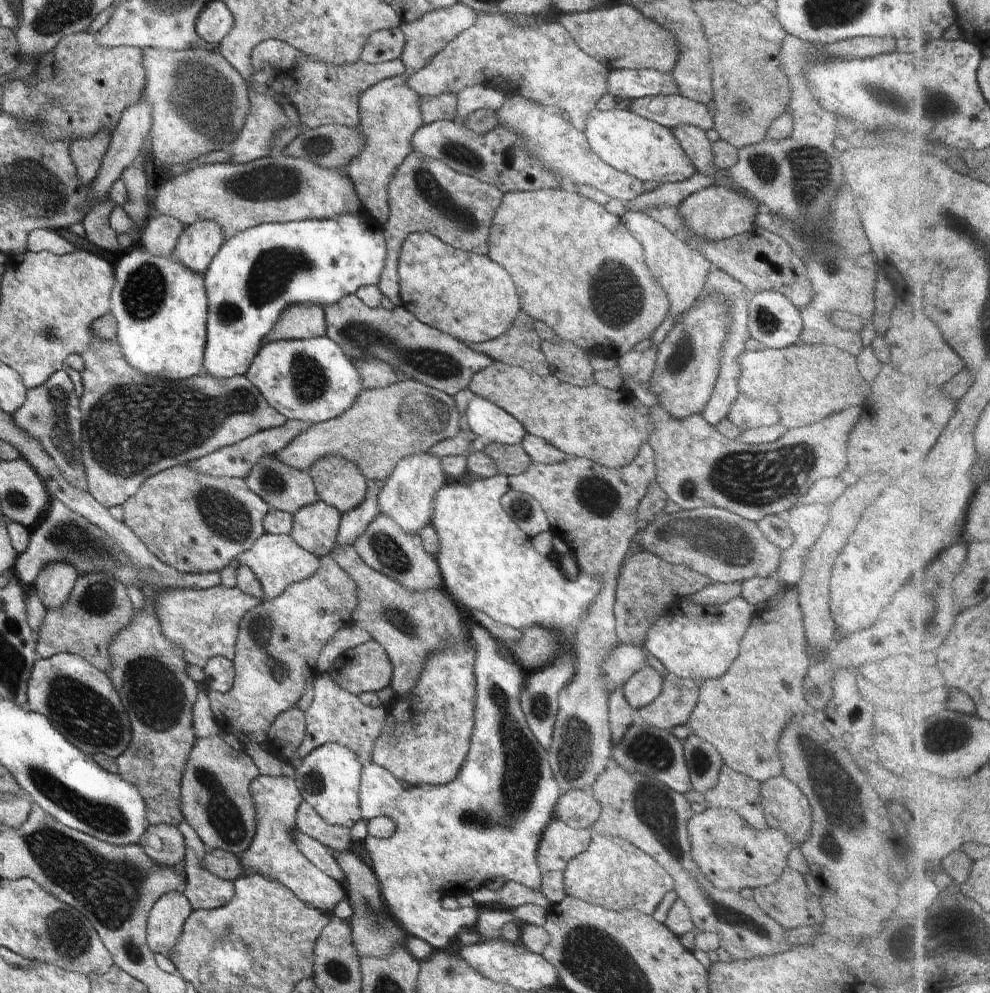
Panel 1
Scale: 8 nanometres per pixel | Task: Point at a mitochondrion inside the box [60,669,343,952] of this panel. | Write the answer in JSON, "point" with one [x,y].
{"point":[226,817]}

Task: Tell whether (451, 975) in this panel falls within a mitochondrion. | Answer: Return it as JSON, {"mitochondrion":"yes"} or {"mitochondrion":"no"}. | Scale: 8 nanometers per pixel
{"mitochondrion":"yes"}

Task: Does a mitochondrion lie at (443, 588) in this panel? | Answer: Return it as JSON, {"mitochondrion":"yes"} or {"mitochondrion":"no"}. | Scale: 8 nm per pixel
{"mitochondrion":"no"}

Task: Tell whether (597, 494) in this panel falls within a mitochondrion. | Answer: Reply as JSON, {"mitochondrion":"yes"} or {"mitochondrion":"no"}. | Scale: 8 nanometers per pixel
{"mitochondrion":"yes"}

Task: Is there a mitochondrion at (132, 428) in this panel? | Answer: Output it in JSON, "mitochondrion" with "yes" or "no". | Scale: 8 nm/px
{"mitochondrion":"yes"}

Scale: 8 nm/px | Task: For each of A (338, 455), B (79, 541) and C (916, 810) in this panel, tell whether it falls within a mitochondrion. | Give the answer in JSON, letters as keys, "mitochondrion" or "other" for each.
{"A":"other","B":"mitochondrion","C":"other"}

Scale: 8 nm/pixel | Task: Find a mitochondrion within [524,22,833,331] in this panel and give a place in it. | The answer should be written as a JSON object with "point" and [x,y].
{"point":[740,108]}

